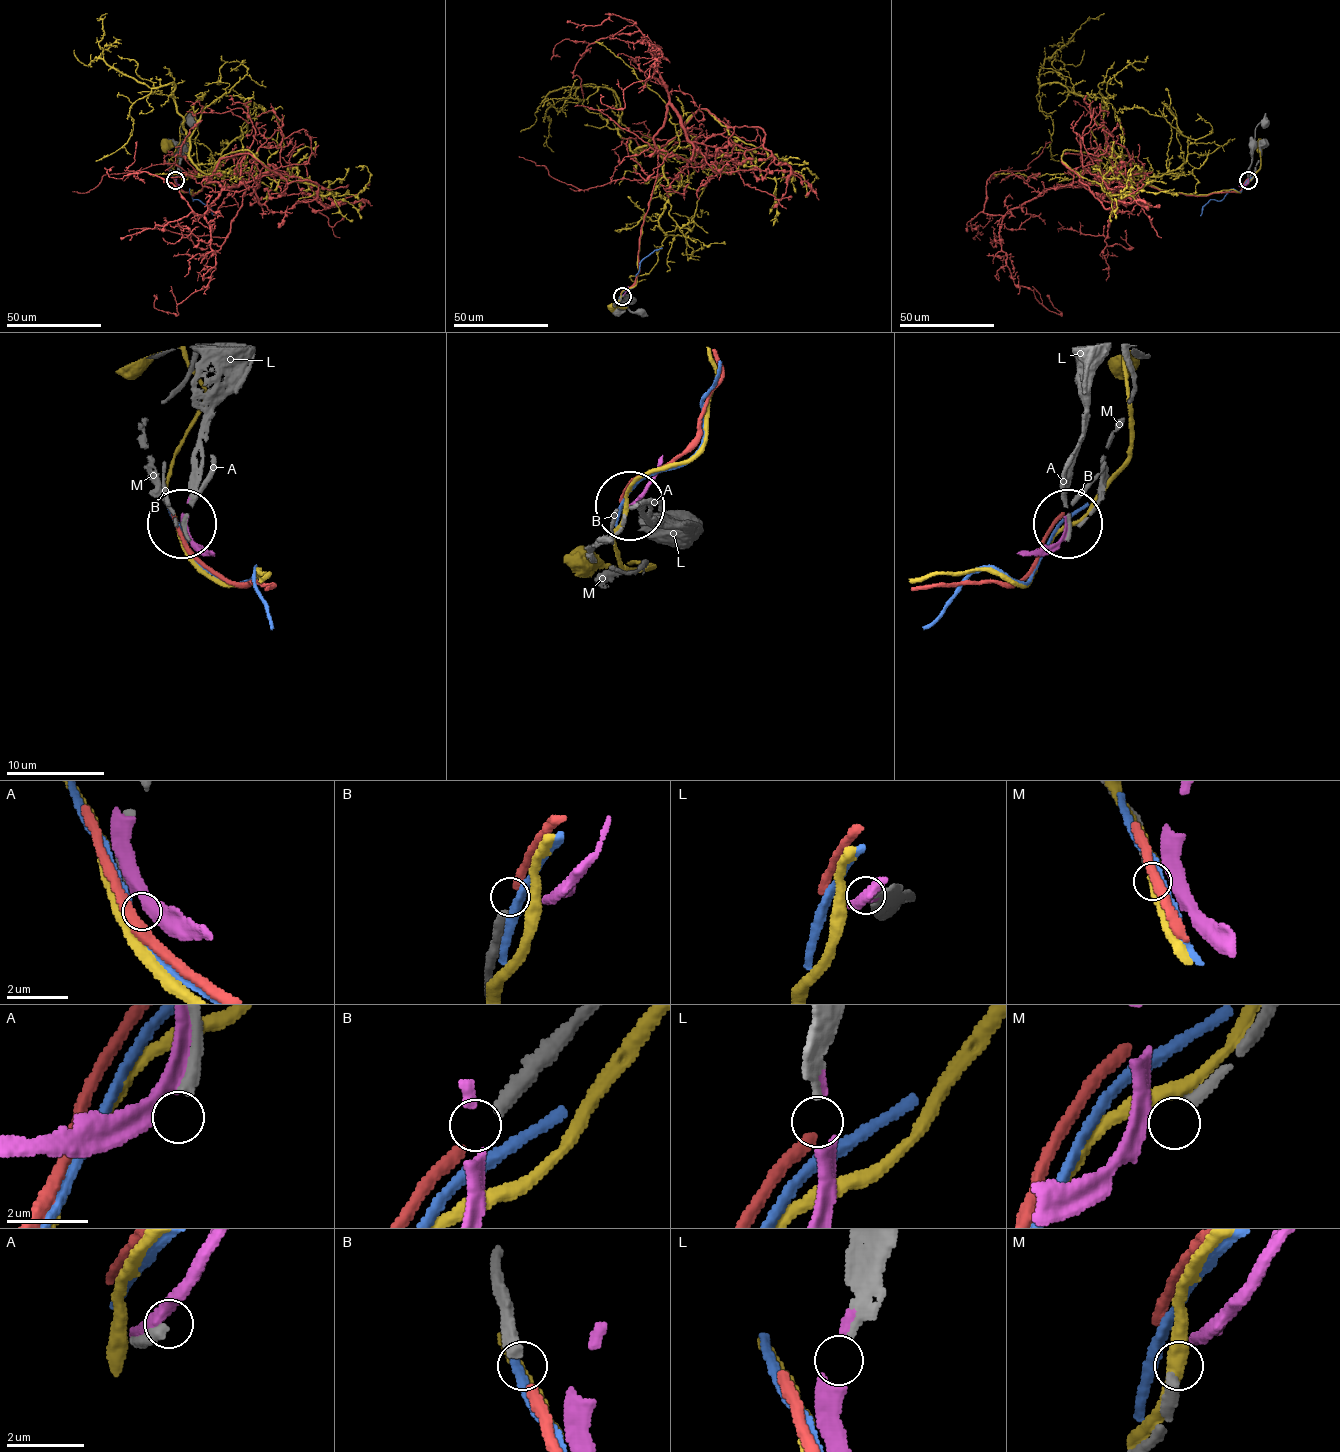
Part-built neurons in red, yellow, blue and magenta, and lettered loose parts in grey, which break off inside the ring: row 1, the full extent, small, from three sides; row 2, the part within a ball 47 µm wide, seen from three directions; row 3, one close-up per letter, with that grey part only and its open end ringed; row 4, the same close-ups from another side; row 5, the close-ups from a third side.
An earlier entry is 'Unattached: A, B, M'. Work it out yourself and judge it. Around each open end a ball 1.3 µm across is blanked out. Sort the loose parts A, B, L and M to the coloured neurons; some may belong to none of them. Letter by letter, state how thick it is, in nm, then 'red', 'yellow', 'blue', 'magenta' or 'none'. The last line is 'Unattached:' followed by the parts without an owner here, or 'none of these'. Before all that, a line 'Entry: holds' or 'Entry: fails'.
Entry: fails
A: calibre 320 nm; none
B: calibre 340 nm; red
L: calibre 240 nm; magenta
M: calibre 320 nm; none
Unattached: A, M

